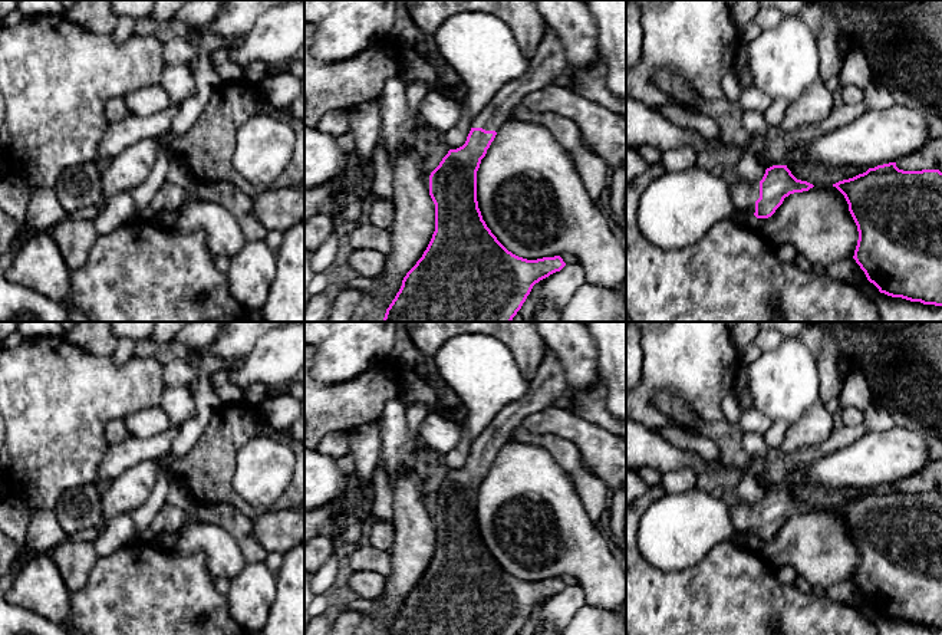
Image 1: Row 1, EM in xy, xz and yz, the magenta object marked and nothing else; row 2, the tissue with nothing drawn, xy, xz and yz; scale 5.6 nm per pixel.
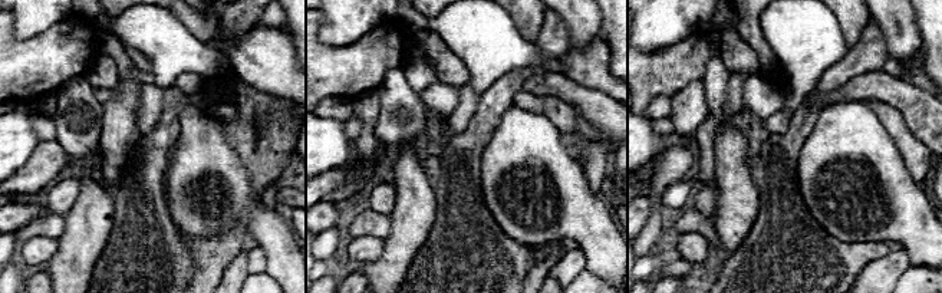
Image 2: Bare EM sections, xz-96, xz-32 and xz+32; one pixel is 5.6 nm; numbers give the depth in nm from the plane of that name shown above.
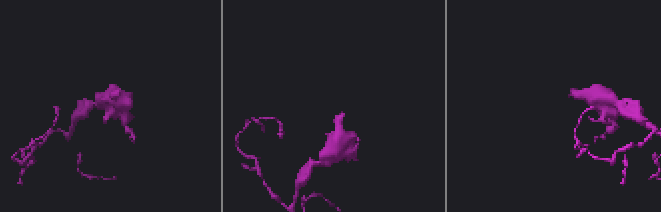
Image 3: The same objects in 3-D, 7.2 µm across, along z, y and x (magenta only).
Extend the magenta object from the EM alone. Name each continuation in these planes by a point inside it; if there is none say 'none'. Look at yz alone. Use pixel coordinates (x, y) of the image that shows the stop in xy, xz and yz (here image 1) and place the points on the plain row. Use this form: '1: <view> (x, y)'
1: yz (744, 519)

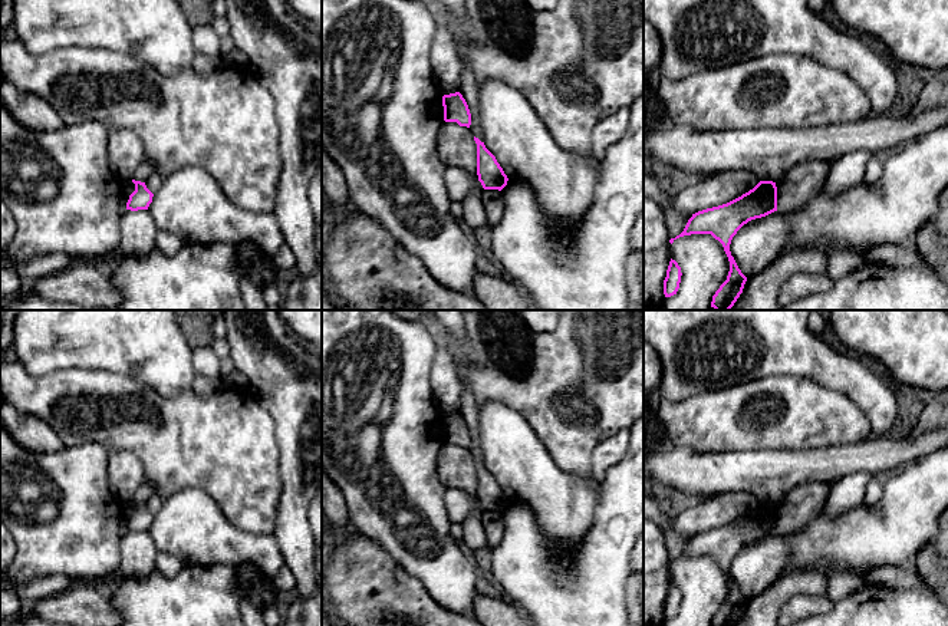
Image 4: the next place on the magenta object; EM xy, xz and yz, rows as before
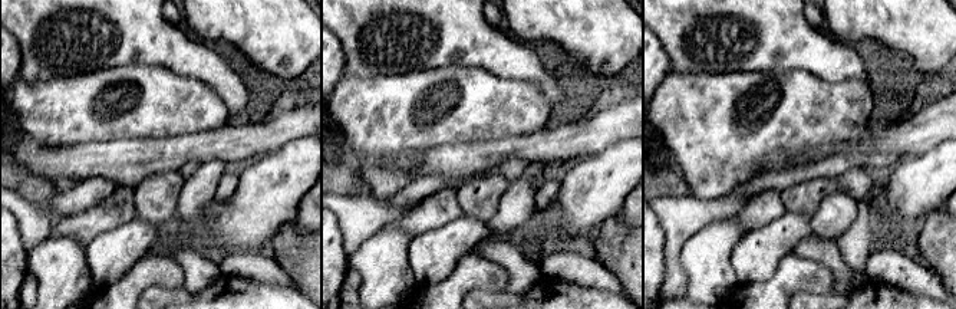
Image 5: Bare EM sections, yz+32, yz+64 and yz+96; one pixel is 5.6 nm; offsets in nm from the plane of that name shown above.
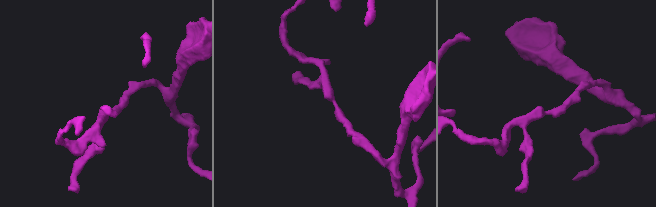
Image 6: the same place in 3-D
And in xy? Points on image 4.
none

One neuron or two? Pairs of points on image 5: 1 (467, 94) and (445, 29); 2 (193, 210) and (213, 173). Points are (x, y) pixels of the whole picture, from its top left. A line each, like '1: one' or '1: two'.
1: two
2: one

